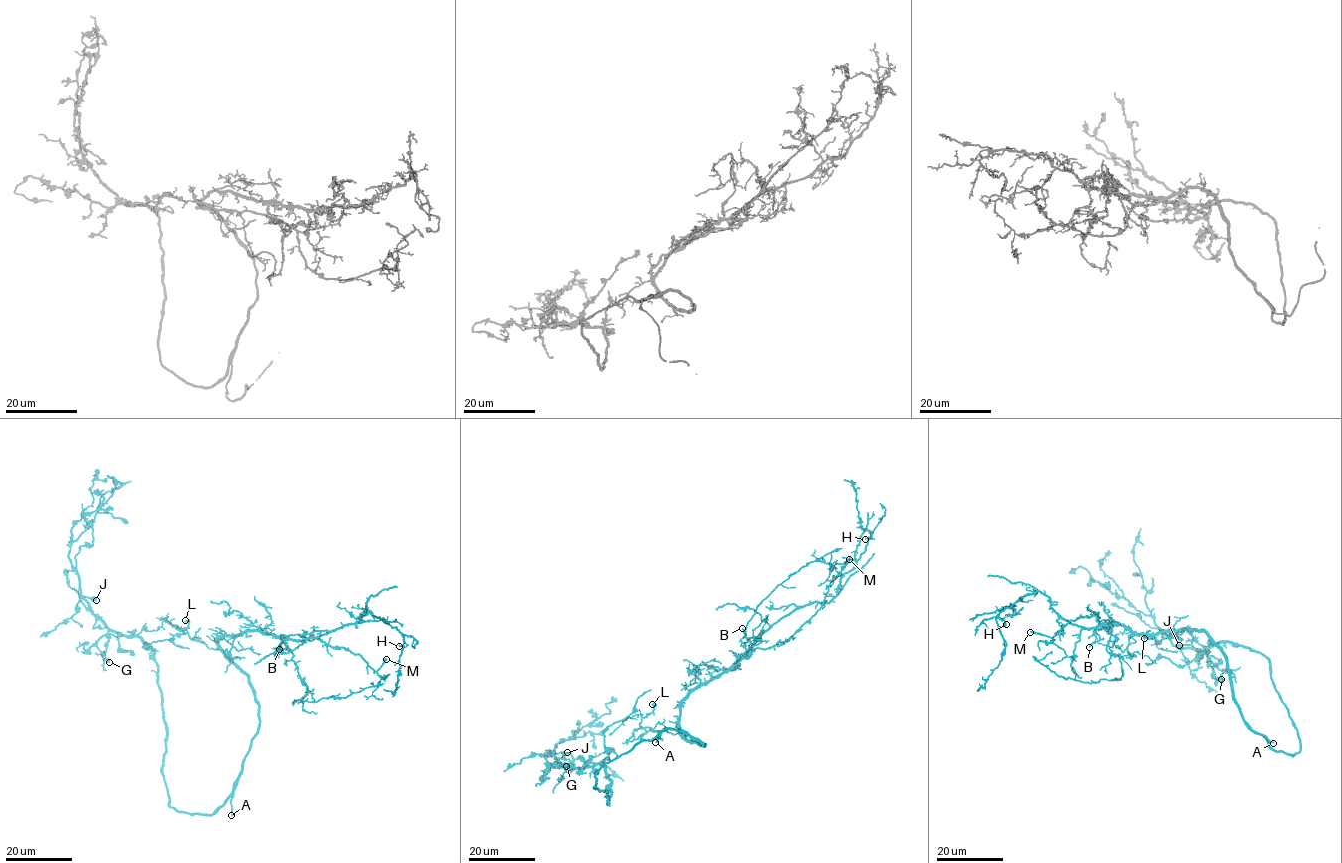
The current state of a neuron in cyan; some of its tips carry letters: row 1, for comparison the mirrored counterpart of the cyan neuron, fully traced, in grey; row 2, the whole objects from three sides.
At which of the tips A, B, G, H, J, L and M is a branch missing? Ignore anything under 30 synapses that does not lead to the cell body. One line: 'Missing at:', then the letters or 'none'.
Missing at: A

